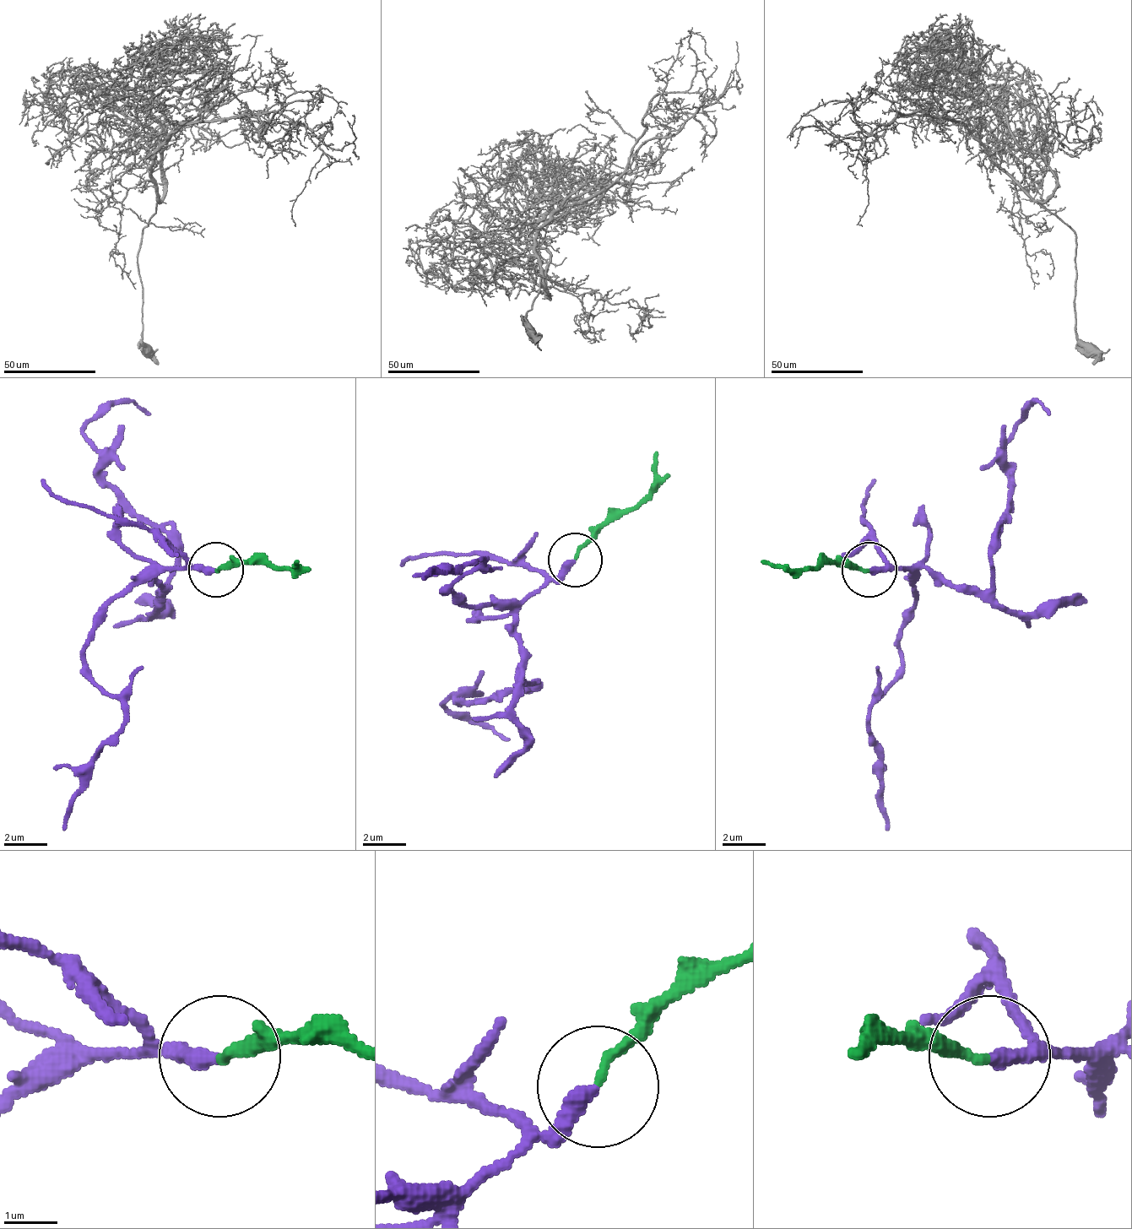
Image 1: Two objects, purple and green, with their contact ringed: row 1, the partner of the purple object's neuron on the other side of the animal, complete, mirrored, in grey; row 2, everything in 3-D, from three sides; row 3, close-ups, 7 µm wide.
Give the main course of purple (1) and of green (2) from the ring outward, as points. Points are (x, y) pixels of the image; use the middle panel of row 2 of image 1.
1: (574, 561), (519, 610), (525, 675), (536, 680), (465, 702), (454, 691), (443, 702), (476, 724), (508, 740)
2: (574, 561), (650, 490), (655, 452)

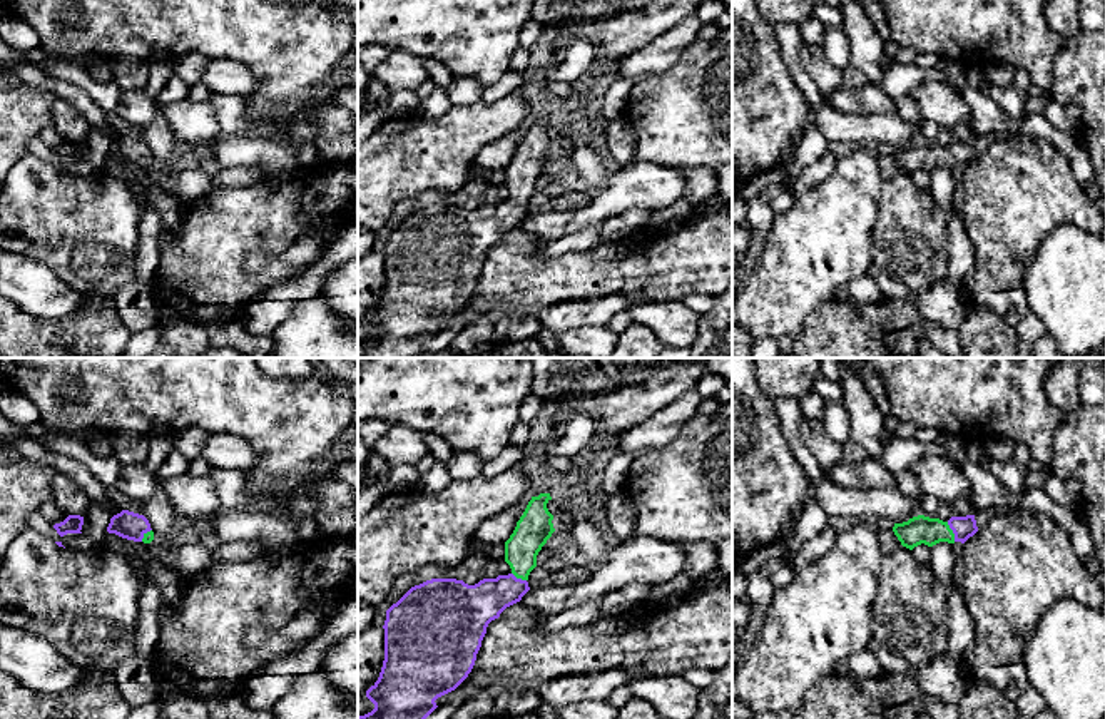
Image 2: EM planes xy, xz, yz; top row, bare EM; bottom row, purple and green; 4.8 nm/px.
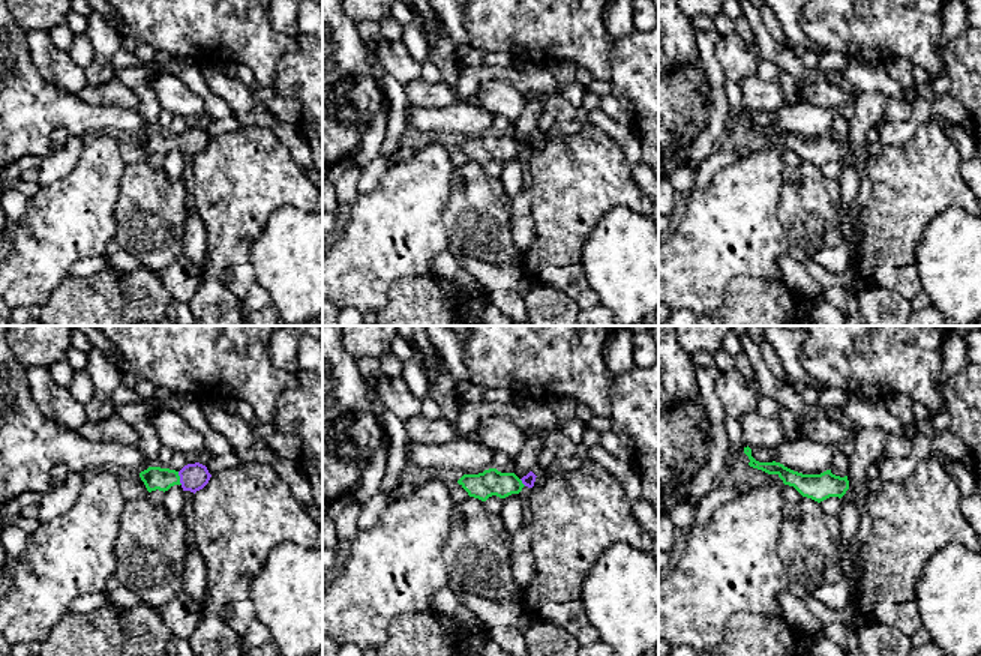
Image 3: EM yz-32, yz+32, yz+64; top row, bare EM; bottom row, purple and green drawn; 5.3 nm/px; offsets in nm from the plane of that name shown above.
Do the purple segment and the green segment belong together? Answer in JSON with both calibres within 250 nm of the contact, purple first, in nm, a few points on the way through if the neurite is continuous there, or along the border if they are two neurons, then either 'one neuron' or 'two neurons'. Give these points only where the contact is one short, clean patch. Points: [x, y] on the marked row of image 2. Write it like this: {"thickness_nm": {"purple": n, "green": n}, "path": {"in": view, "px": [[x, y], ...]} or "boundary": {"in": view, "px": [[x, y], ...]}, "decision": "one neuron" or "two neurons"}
{"thickness_nm": {"purple": 110, "green": 140}, "path": {"in": "yz", "px": [[963, 527], [953, 532], [916, 530]]}, "decision": "one neuron"}

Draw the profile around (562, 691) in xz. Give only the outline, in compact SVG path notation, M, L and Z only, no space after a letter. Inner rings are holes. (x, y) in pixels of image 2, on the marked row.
M609 671L592 676L560 677L545 682L537 691L543 704L567 706L575 701L607 701L629 677L622 671Z

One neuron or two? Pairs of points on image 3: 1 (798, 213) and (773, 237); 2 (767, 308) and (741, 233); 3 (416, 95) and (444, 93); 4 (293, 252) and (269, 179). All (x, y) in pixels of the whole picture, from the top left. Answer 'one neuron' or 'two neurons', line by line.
1: two neurons
2: two neurons
3: one neuron
4: two neurons

